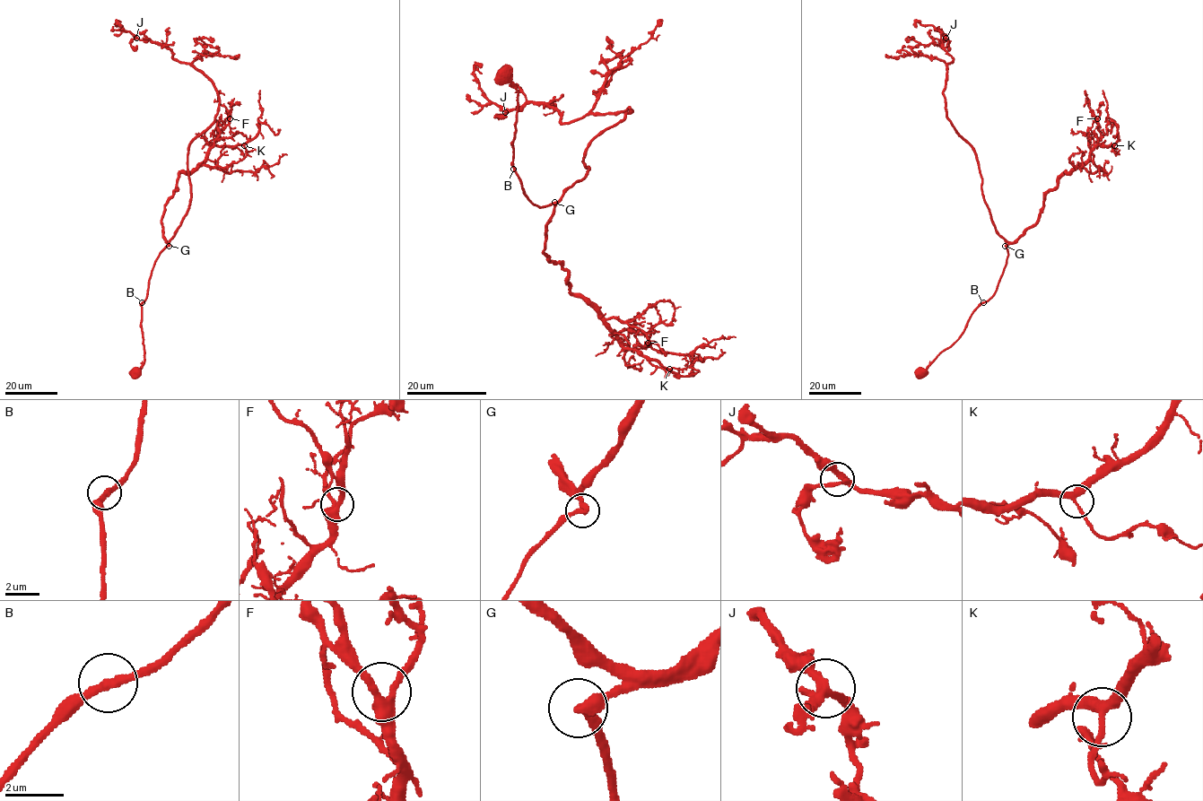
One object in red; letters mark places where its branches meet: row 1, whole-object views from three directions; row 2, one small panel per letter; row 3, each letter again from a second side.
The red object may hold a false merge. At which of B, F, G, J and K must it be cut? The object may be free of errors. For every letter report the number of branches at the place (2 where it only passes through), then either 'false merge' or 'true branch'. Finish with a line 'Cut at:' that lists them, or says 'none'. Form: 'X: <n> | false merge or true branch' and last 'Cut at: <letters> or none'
B: 2 | true branch
F: 3 | true branch
G: 2 | true branch
J: 3 | true branch
K: 3 | true branch
Cut at: none

